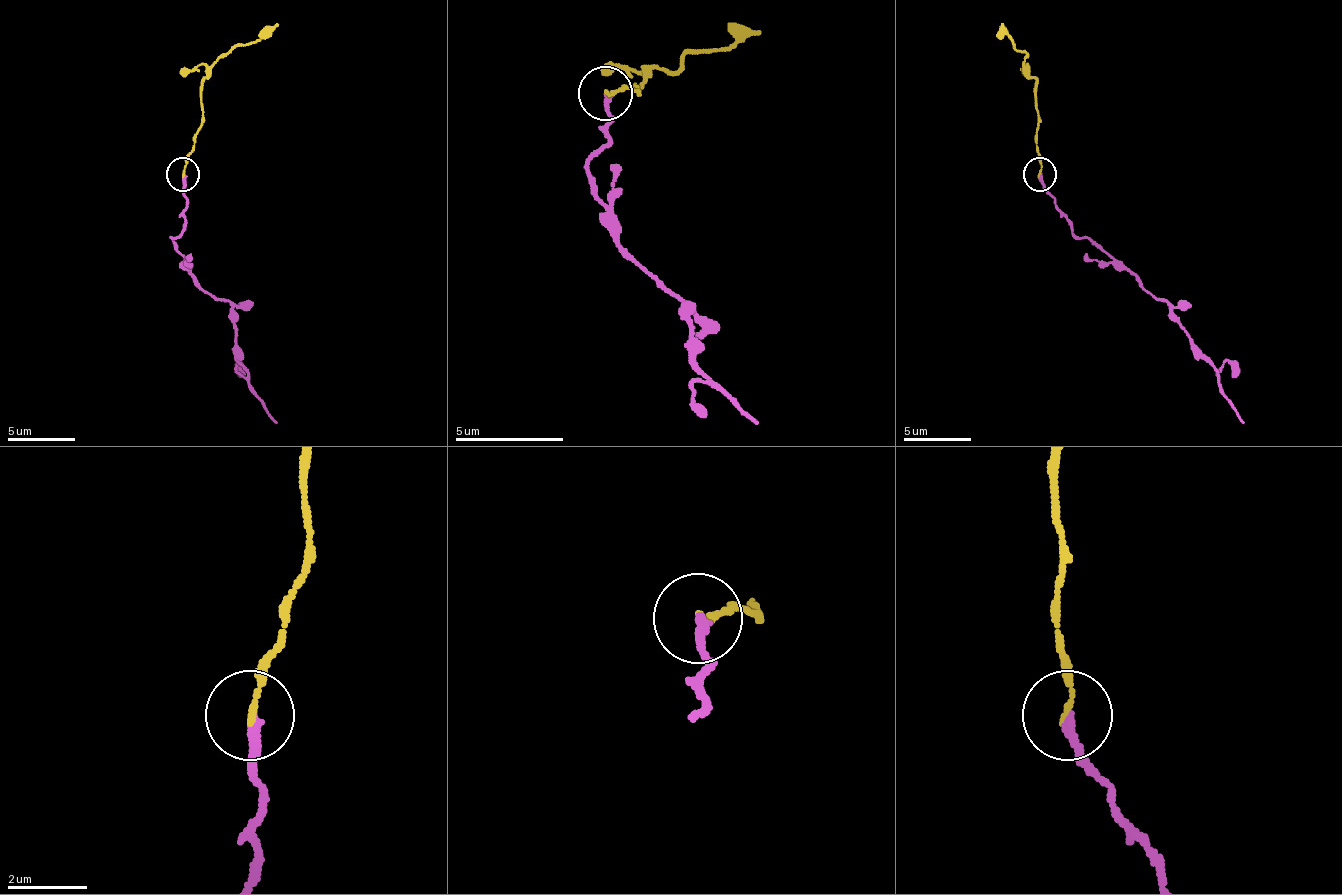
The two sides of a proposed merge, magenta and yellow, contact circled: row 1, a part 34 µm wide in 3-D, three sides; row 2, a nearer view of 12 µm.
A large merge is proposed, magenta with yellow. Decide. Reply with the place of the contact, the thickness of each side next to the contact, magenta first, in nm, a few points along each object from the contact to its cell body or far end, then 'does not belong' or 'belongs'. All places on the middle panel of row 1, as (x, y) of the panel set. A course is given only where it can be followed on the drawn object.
(605, 93) | 260/140 nm | magenta via (603, 95), (609, 138), (587, 165), (593, 198), (625, 247), (685, 307), (691, 361), (756, 421) | yellow via (603, 95), (636, 89), (658, 67), (674, 73), (691, 51), (723, 51), (761, 29) | belongs

